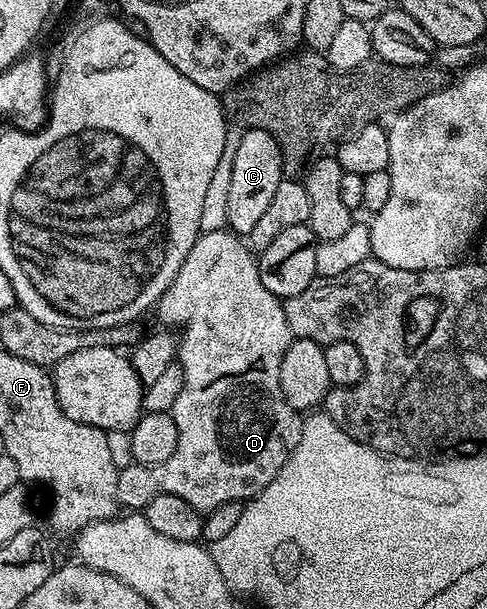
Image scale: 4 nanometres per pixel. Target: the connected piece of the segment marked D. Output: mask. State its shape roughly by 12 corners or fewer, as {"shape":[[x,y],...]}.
{"shape":[[228,229],[157,300],[179,445],[118,504],[253,499],[299,445],[282,300]]}

